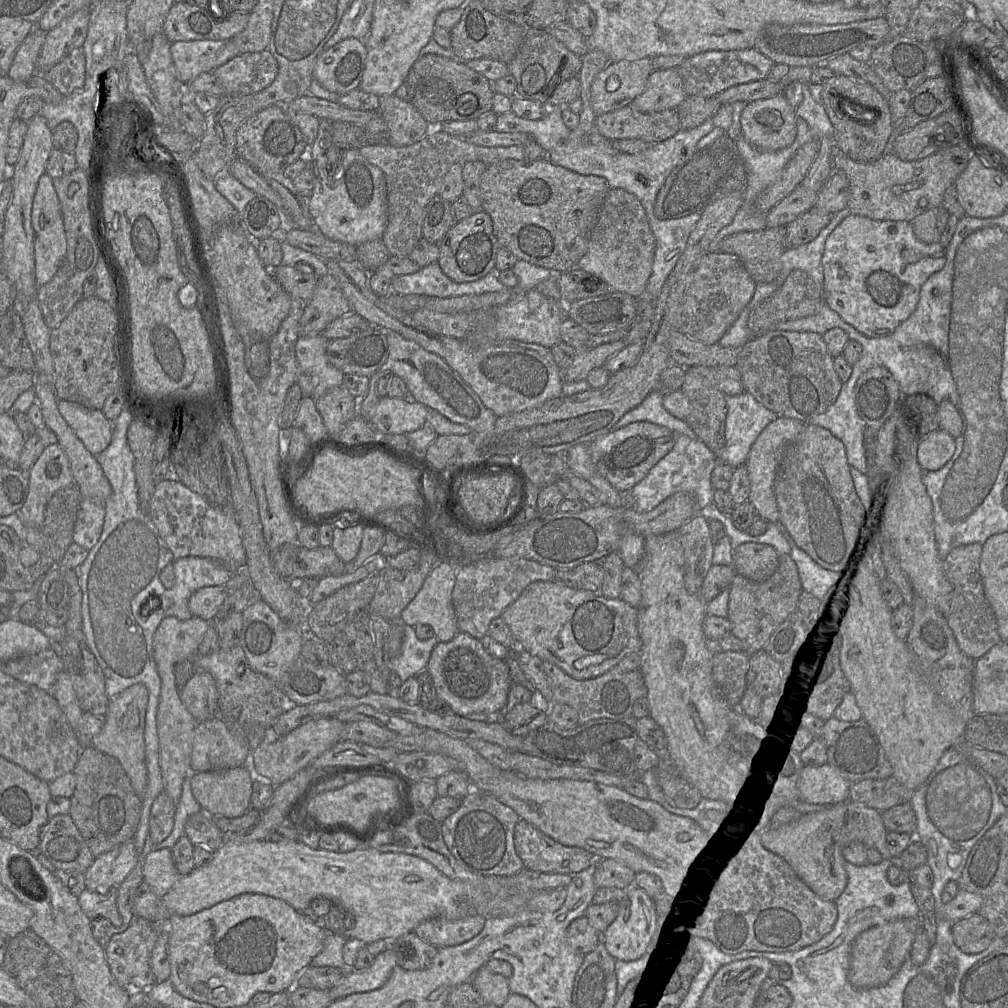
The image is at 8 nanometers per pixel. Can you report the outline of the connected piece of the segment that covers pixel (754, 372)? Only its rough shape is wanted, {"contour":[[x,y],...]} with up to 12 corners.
{"contour":[[823,337],[752,338],[735,366],[744,392],[806,425],[842,387]]}

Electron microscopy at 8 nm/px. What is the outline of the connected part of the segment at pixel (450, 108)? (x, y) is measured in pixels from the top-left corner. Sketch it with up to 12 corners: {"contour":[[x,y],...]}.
{"contour":[[419,56],[409,101],[429,124],[493,111],[493,83],[464,63]]}

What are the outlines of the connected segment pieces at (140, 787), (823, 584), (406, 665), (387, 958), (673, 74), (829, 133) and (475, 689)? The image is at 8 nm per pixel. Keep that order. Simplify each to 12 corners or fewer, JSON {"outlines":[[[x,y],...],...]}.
{"outlines":[[[148,690],[112,697],[91,746],[116,758],[135,793],[147,789]],[[780,521],[803,590],[822,601],[842,574],[821,567],[796,545]],[[404,625],[401,652],[391,669],[402,682],[427,668],[439,639],[420,640]],[[389,948],[364,971],[348,969],[329,989],[332,1001],[379,989],[397,965]],[[678,68],[653,70],[630,104],[642,113],[677,110],[686,98]],[[803,83],[803,99],[796,107],[814,131],[814,138],[833,141],[833,125],[822,103]],[[452,650],[444,660],[449,689],[477,699],[489,686],[472,651]]]}

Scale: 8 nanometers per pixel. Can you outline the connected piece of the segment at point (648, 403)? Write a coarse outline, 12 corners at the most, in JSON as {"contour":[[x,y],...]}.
{"contour":[[652,390],[622,416],[613,430],[647,421],[677,436],[698,439],[685,420],[663,408],[662,393]]}

